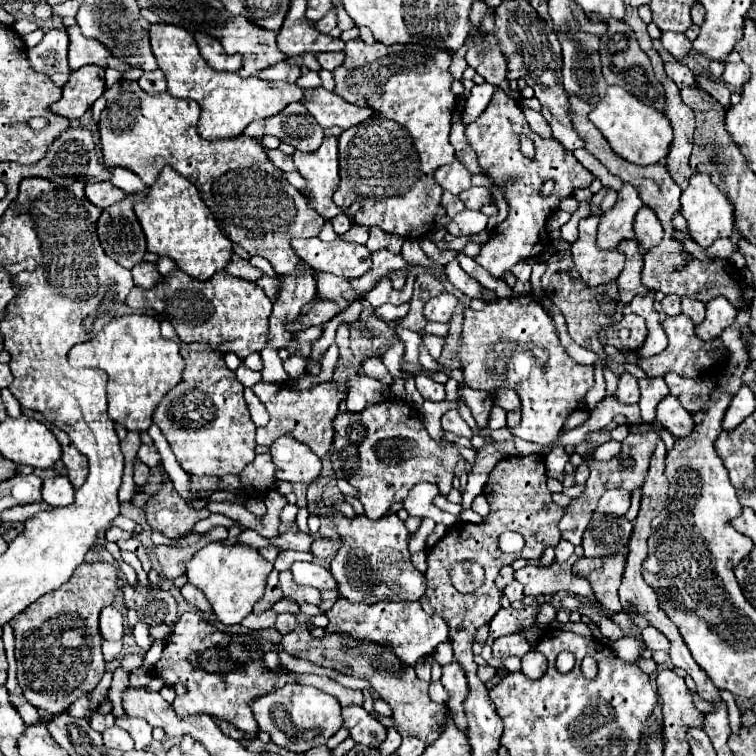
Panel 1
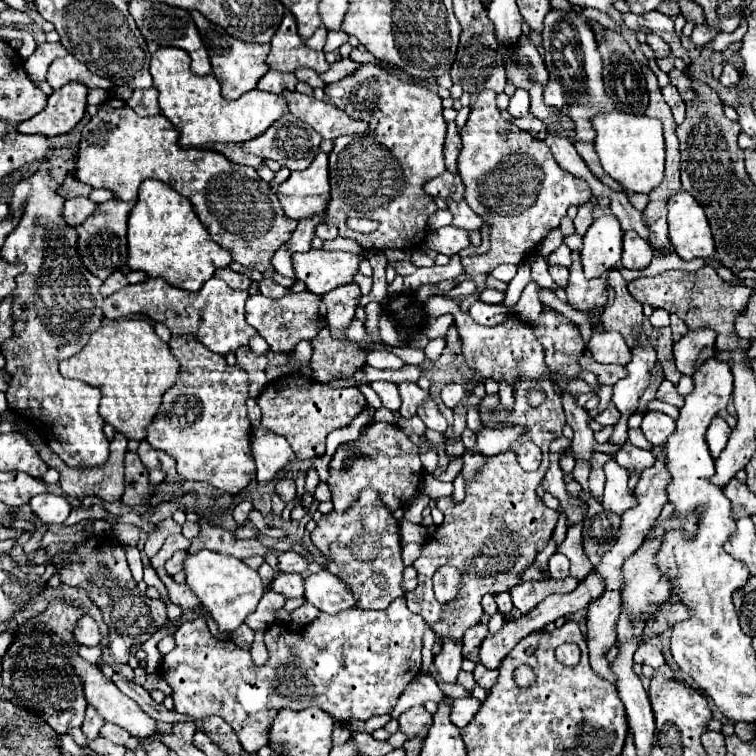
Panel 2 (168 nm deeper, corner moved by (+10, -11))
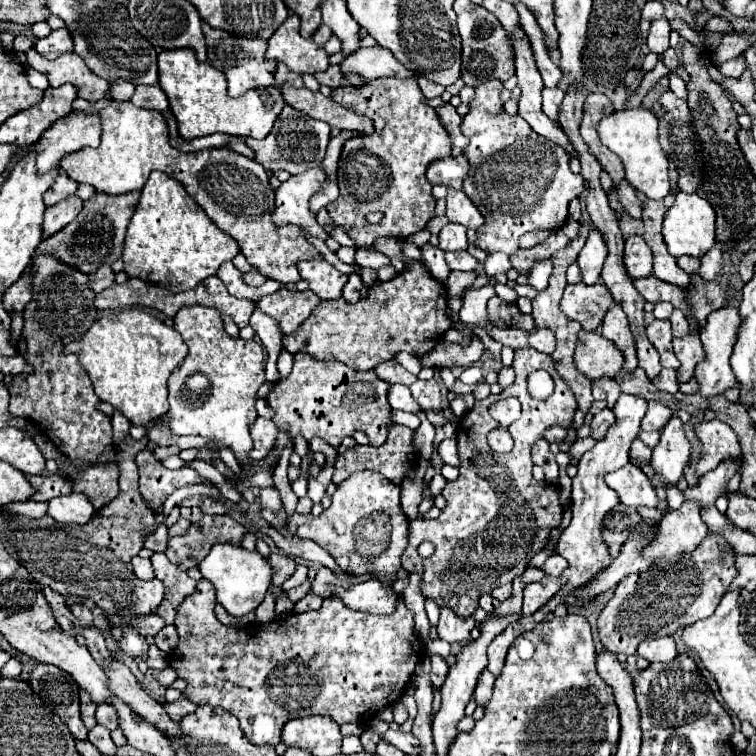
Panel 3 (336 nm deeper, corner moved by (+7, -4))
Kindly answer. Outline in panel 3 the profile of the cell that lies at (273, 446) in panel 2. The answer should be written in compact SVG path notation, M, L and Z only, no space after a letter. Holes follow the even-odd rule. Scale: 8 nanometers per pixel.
M257 417L249 431L253 437L253 449L249 451L249 457L251 459L263 459L273 449L273 441L277 437L277 427L271 419Z

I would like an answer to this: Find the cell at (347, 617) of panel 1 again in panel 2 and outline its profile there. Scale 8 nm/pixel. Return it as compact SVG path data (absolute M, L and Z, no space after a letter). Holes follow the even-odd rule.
M396 598L386 610L350 608L334 616L320 612L314 622L298 632L286 628L284 624L274 624L272 628L268 628L264 640L270 658L264 666L256 666L248 650L238 648L234 642L216 640L208 632L206 620L196 618L182 624L174 632L176 648L164 656L164 680L172 686L175 711L192 718L220 716L234 728L246 752L258 752L268 744L268 728L280 708L304 710L316 704L336 720L368 720L372 716L390 714L400 694L420 674L420 650L426 630L428 624L424 622L424 618L412 614L406 608L404 598Z

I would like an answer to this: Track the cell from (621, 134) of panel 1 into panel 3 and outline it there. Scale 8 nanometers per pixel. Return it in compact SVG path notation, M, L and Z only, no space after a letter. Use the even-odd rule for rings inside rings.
M625 109L619 113L613 113L609 117L603 117L597 125L601 143L609 147L615 155L621 157L627 173L627 181L641 191L647 199L663 199L669 193L669 175L667 175L667 157L657 141L657 117L647 109Z

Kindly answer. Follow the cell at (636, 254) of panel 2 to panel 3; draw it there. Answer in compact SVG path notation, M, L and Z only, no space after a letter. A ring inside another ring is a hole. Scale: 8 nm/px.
M633 235L625 241L625 269L631 279L651 275L653 255L651 249L645 245L645 239L639 235Z

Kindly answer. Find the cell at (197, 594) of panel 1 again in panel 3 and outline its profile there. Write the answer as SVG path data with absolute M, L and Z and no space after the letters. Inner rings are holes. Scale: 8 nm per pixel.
M155 553L151 557L151 565L153 565L155 577L159 581L163 581L163 587L165 587L165 597L163 597L161 605L155 609L155 613L159 617L163 617L167 625L174 624L179 603L187 595L191 595L195 591L197 581L191 579L181 569L177 569L173 563L169 563L169 559L165 557L165 553Z

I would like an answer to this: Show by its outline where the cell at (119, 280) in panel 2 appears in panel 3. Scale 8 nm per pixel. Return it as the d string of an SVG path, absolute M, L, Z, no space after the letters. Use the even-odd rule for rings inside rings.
M101 265L97 271L89 273L87 277L89 277L89 289L95 289L95 293L99 293L99 291L103 291L103 289L113 285L115 273L111 271L109 265Z

